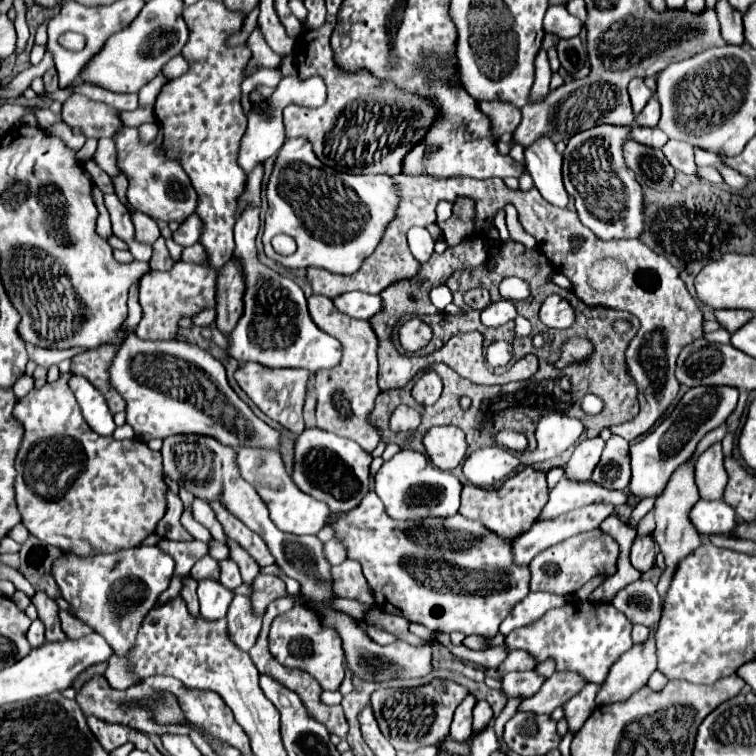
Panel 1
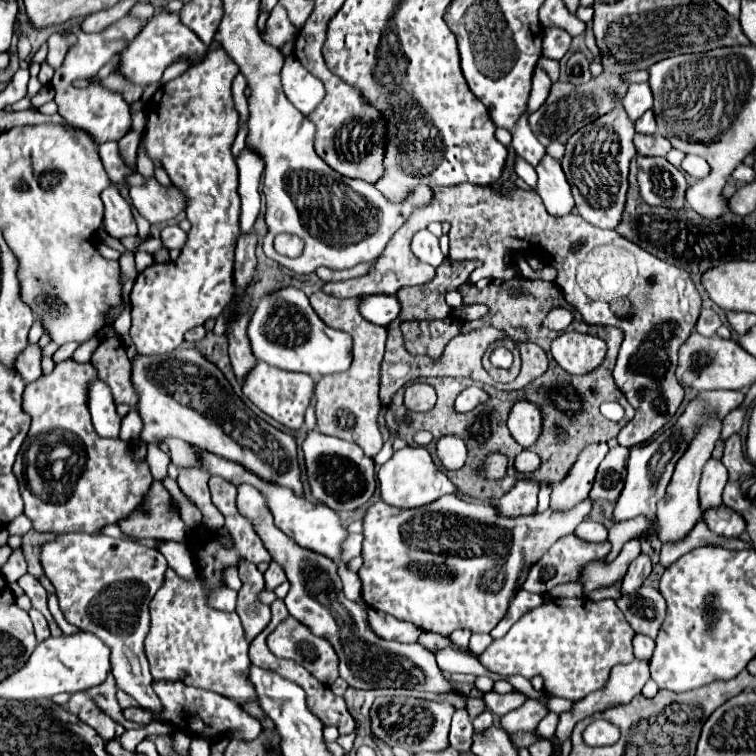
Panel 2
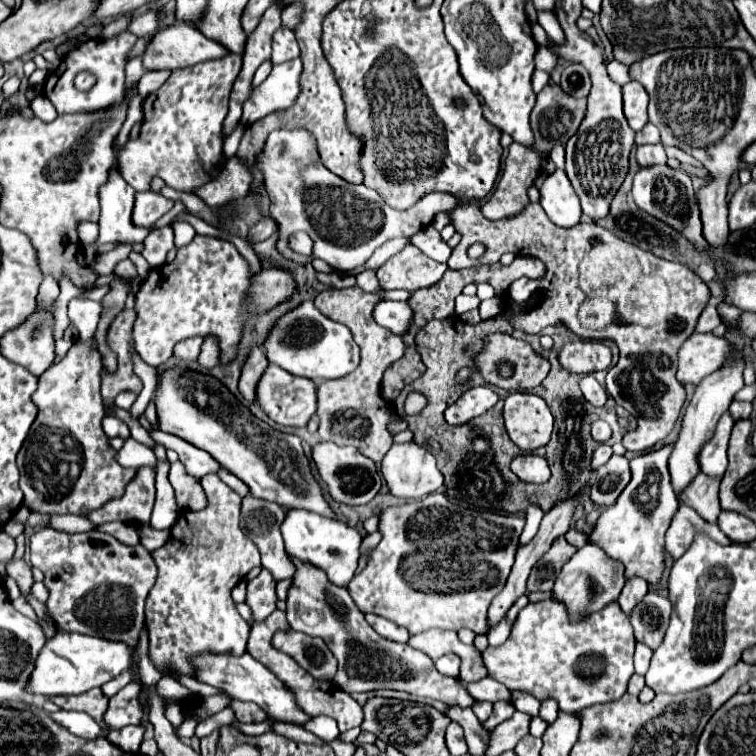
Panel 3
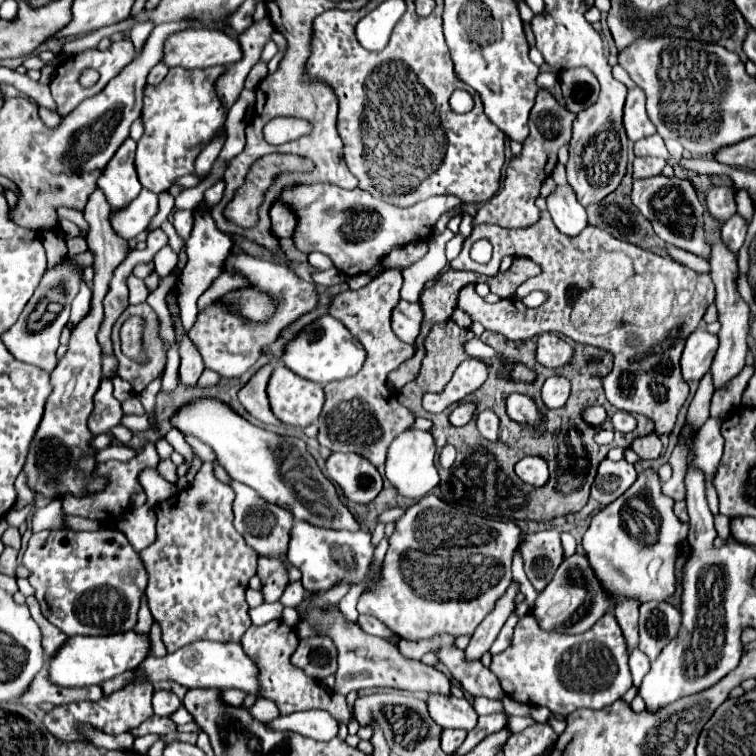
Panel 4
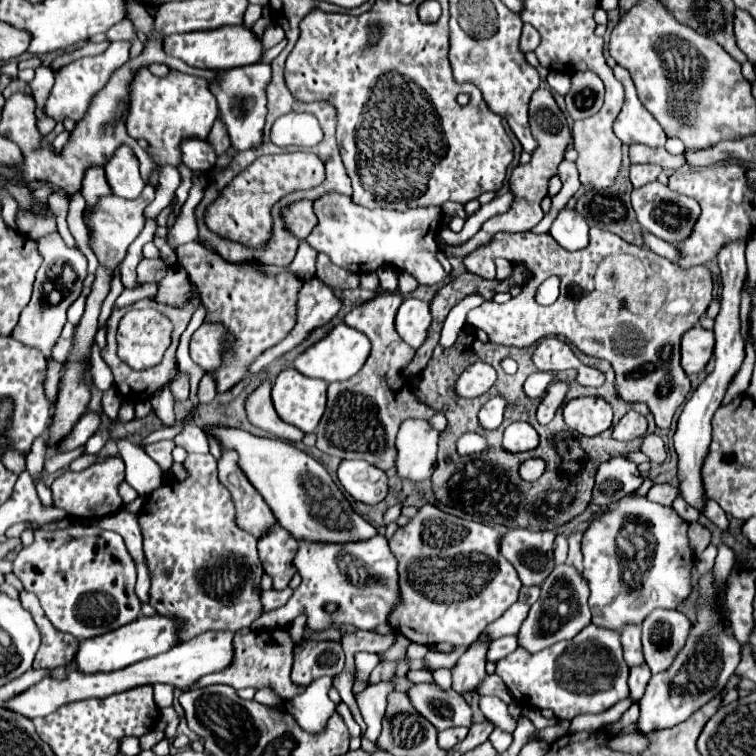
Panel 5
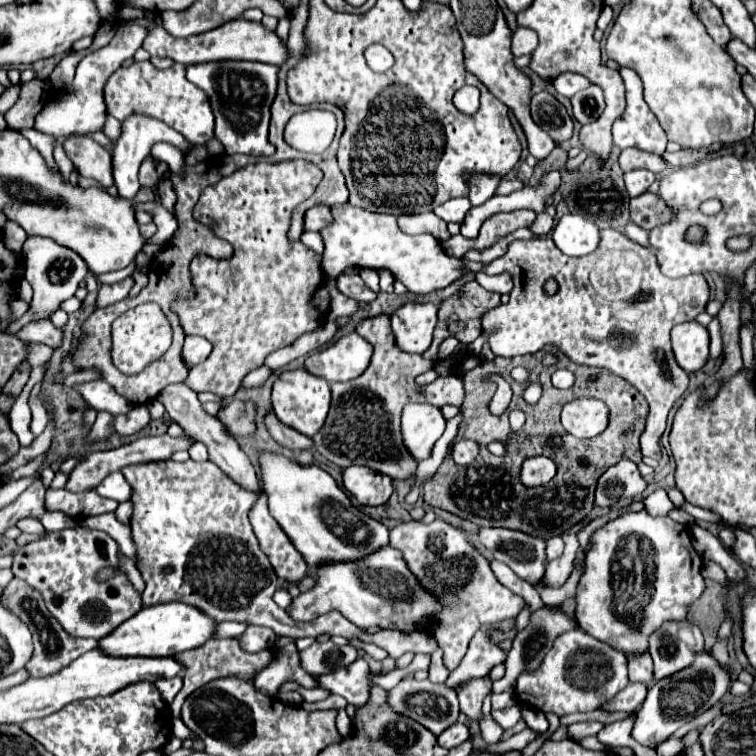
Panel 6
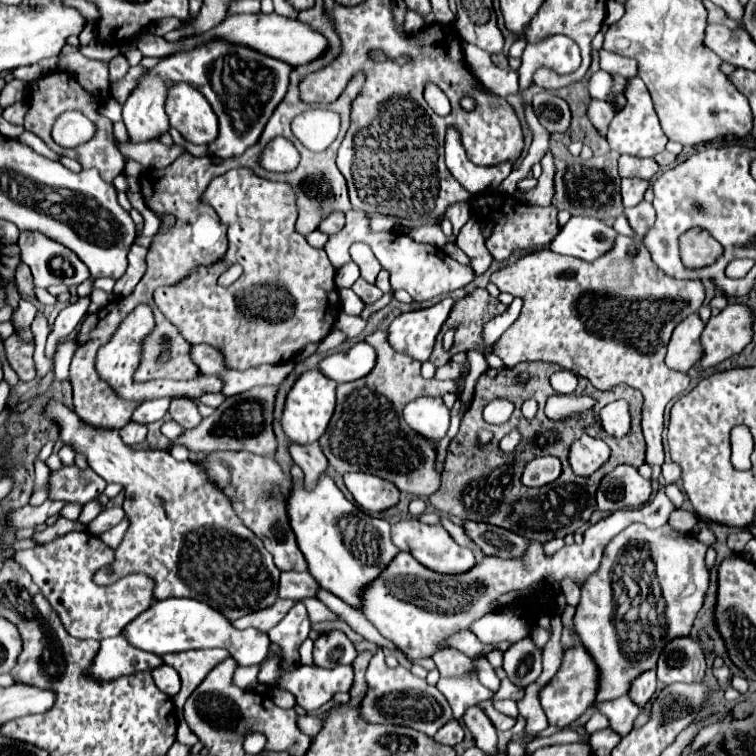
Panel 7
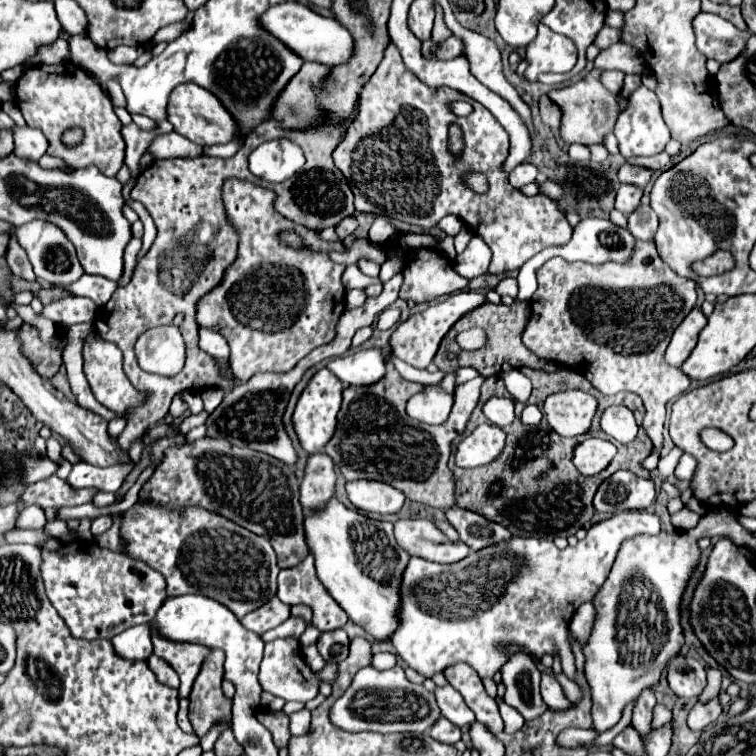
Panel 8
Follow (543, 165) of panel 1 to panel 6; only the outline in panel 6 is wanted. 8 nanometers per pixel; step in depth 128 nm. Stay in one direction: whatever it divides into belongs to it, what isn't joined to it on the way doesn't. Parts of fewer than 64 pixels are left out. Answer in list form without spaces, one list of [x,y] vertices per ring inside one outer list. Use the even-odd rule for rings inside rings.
[[[566,214],[552,230],[552,240],[556,248],[568,256],[586,256],[598,248],[600,230],[592,224],[586,224],[578,214]]]

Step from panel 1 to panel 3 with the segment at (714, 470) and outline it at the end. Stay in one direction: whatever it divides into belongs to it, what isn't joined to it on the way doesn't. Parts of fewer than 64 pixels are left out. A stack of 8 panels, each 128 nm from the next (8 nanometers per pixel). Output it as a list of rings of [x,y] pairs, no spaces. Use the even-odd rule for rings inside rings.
[[[698,474],[682,492],[678,492],[678,498],[684,504],[690,504],[706,522],[716,524],[722,512],[718,504],[718,484],[720,478]]]

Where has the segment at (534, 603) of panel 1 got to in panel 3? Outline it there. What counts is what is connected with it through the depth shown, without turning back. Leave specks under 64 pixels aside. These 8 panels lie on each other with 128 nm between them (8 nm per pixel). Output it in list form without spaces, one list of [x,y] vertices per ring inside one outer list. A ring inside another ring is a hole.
[[[524,594],[524,596],[520,596],[520,598],[516,600],[516,604],[514,604],[514,606],[510,608],[510,612],[506,614],[506,618],[488,632],[488,642],[490,642],[490,646],[500,646],[500,644],[504,644],[504,642],[508,640],[508,634],[510,634],[510,628],[512,628],[514,620],[516,620],[518,612],[520,612],[526,604],[528,604],[528,596]]]

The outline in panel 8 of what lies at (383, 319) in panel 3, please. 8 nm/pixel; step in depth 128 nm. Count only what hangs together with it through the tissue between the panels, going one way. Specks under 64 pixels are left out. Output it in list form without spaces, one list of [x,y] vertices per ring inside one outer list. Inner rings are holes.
[[[462,290],[462,292],[456,292],[456,294],[450,294],[448,300],[444,302],[438,302],[438,304],[432,304],[428,306],[424,312],[420,314],[414,314],[410,316],[406,322],[402,322],[394,332],[392,332],[392,338],[390,338],[390,346],[392,346],[392,354],[400,360],[404,360],[406,364],[414,366],[414,368],[426,368],[438,346],[440,346],[440,340],[446,336],[446,332],[468,312],[472,312],[474,308],[486,304],[488,298],[484,292],[468,292],[468,290]]]

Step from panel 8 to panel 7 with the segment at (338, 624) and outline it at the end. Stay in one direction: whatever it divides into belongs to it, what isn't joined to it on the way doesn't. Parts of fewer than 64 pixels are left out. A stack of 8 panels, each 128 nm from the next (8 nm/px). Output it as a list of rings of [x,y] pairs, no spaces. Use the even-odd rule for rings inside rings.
[[[304,570],[304,572],[282,572],[280,576],[280,598],[290,598],[290,600],[304,600],[304,598],[316,598],[320,590],[320,584],[314,580],[314,576]]]

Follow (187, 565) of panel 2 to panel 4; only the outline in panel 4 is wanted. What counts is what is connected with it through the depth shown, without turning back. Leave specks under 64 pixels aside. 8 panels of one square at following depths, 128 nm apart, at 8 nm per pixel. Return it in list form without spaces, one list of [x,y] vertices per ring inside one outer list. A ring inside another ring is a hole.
[[[144,492],[134,494],[130,504],[140,506],[140,508],[128,508],[114,522],[114,528],[120,530],[128,538],[128,542],[132,544],[132,548],[136,552],[142,552],[146,546],[150,546],[154,542],[154,510],[146,504]]]

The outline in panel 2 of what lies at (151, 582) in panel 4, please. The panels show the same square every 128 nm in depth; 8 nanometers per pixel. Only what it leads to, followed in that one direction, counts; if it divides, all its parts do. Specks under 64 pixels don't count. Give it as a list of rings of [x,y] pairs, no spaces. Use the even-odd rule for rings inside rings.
[[[220,476],[208,480],[212,504],[224,516],[224,528],[232,538],[232,548],[224,548],[220,538],[208,530],[192,530],[190,550],[198,574],[194,580],[180,578],[172,568],[164,574],[164,584],[150,600],[150,632],[146,636],[146,656],[154,680],[182,680],[188,686],[218,692],[238,704],[256,700],[250,682],[246,680],[246,668],[250,668],[248,640],[244,636],[242,622],[236,612],[222,612],[208,606],[208,594],[224,586],[224,572],[230,566],[238,566],[240,560],[270,562],[270,554],[264,542],[254,532],[250,520],[236,508],[236,486]]]

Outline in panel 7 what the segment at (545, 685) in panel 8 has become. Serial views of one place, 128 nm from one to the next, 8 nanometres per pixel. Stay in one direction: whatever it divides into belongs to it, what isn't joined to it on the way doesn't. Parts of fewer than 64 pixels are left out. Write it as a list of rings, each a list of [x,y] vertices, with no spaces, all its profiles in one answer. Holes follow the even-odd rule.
[[[576,646],[564,654],[562,666],[556,676],[540,690],[540,702],[550,726],[560,728],[570,726],[594,704],[594,664],[590,664],[590,656],[586,656],[586,650],[582,646]]]

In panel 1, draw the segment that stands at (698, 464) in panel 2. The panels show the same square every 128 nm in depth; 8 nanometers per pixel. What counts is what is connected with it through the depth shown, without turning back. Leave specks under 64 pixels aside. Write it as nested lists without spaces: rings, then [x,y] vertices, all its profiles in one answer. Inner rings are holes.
[[[688,460],[684,462],[674,474],[670,477],[670,482],[666,484],[664,494],[654,502],[654,520],[656,520],[656,530],[654,530],[654,540],[660,546],[660,552],[666,558],[666,570],[660,576],[658,582],[658,592],[660,596],[666,594],[666,588],[670,584],[670,576],[674,574],[674,568],[678,564],[678,560],[682,560],[682,556],[688,556],[692,550],[696,550],[700,546],[700,534],[694,528],[694,524],[690,522],[690,508],[700,500],[698,494],[698,486],[694,482],[694,462]]]

